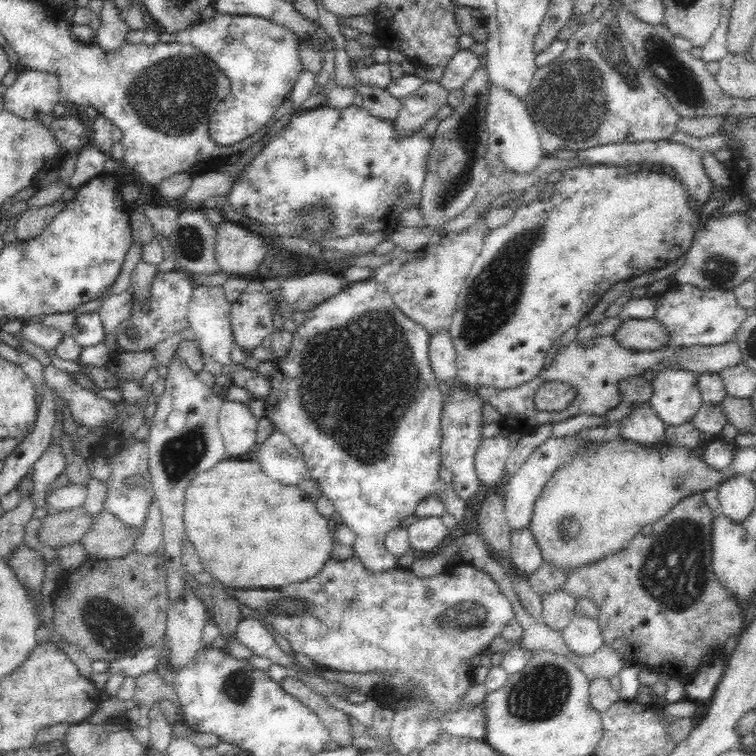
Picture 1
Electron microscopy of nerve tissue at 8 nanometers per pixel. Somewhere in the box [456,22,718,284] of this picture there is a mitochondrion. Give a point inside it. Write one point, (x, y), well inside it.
(679, 77)

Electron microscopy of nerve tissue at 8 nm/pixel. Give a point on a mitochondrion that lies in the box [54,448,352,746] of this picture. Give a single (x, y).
(106, 625)

